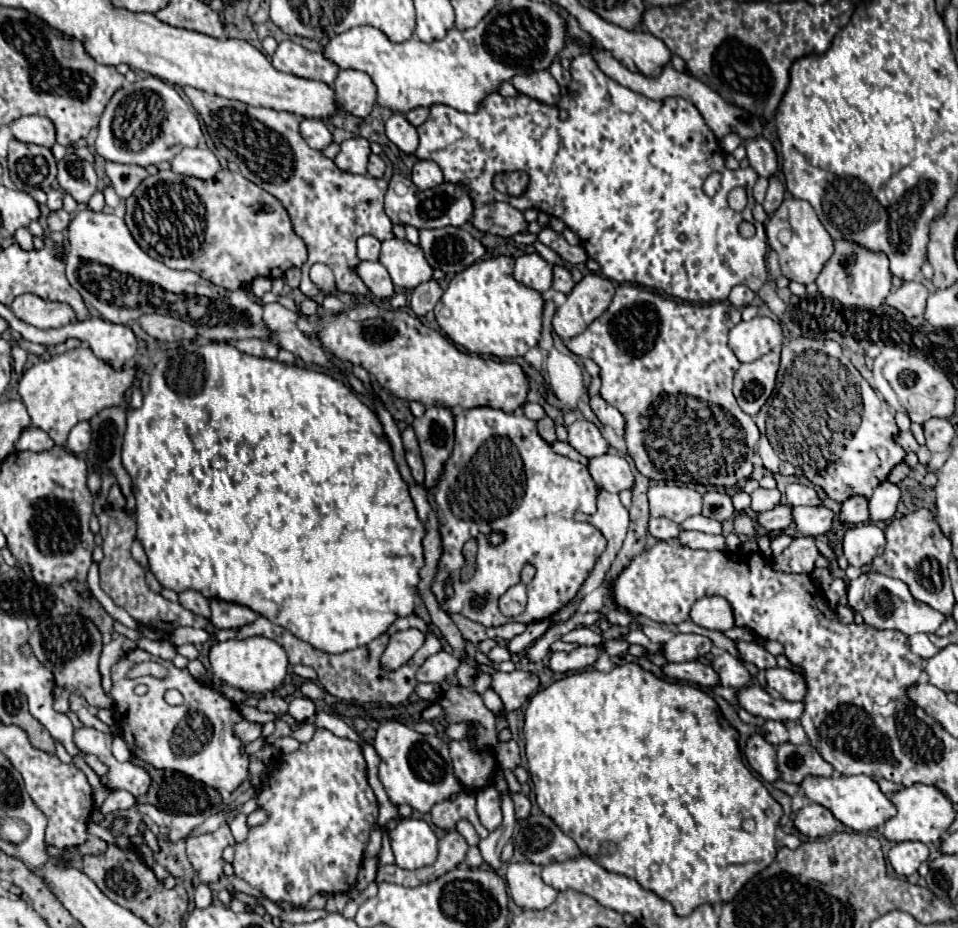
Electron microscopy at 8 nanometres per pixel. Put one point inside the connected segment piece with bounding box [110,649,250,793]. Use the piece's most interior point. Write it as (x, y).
(148, 723)

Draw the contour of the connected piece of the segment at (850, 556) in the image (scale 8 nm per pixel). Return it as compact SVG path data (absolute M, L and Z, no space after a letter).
M862 523L850 527L844 535L844 557L850 565L862 567L870 563L886 545L884 531L874 523Z

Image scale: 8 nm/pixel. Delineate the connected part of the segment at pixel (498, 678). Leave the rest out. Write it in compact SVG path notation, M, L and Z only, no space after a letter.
M476 663L478 673L488 673L492 677L492 689L500 695L504 701L506 711L516 711L522 703L530 699L532 693L538 691L540 679L534 673L524 673L524 671L512 671L512 673L502 673L494 667Z

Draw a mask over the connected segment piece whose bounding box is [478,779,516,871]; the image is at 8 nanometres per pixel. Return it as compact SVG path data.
M502 779L500 785L496 785L496 789L498 789L500 795L502 795L504 821L502 821L502 825L500 825L498 829L494 829L486 839L482 839L478 847L480 847L482 857L486 859L486 863L498 871L500 865L502 865L502 861L500 861L500 851L502 851L502 847L512 839L512 831L514 831L514 825L516 825L516 817L514 817L514 801L512 801L512 797L510 797L510 789L508 789L506 779Z

